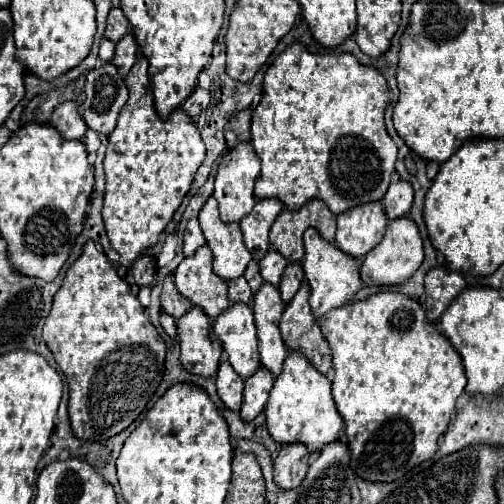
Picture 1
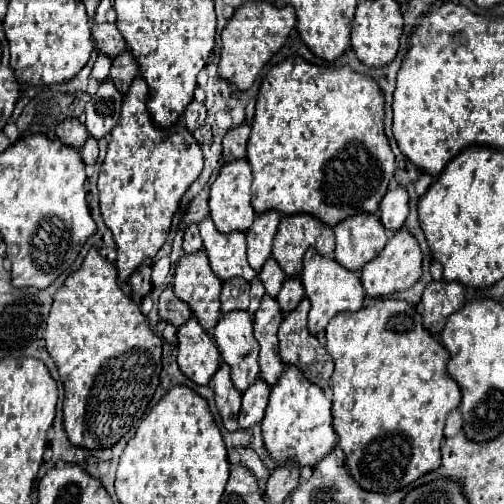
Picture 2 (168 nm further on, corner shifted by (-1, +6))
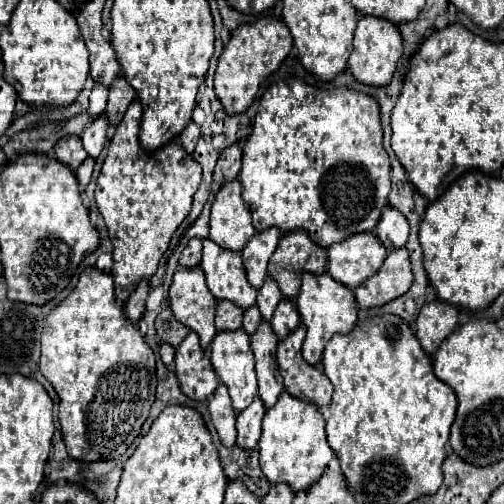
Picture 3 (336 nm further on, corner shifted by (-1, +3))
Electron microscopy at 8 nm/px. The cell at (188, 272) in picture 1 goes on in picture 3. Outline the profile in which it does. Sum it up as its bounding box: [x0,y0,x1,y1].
[169,268,217,348]

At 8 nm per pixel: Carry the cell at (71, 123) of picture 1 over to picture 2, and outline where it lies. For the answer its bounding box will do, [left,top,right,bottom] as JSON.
[57,121,87,151]

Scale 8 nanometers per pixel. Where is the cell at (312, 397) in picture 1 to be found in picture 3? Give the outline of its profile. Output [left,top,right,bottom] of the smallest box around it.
[259,392,335,492]

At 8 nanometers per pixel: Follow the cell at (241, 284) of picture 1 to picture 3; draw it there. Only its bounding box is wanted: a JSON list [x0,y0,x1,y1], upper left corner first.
[215,300,243,330]

